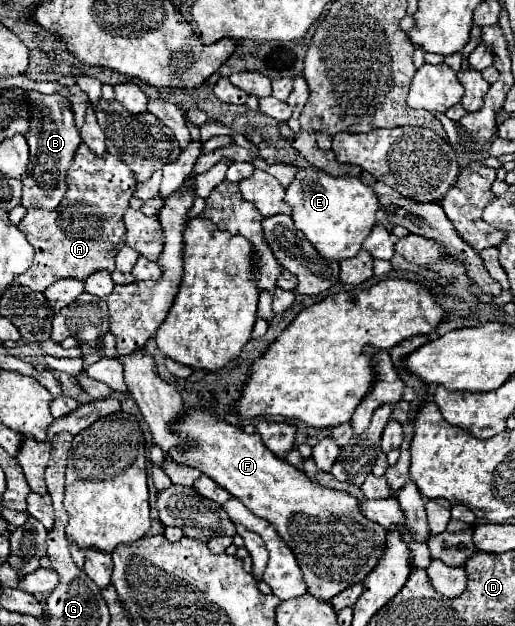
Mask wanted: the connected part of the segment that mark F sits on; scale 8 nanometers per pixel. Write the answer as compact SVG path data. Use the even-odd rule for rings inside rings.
M200 409L186 411L172 429L184 439L194 439L198 447L186 453L182 453L182 449L172 449L170 455L178 463L200 469L232 497L238 497L254 515L270 521L296 555L308 591L314 597L332 599L346 587L362 583L380 561L388 531L362 515L360 501L348 491L330 489L308 479L306 473L276 457L262 443L258 433L250 435L240 431L240 427Z

